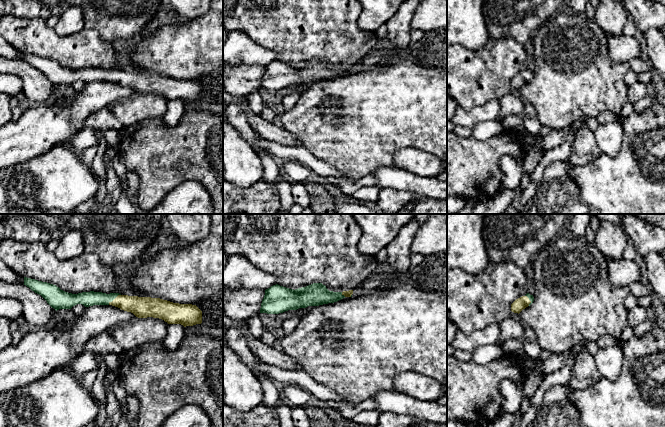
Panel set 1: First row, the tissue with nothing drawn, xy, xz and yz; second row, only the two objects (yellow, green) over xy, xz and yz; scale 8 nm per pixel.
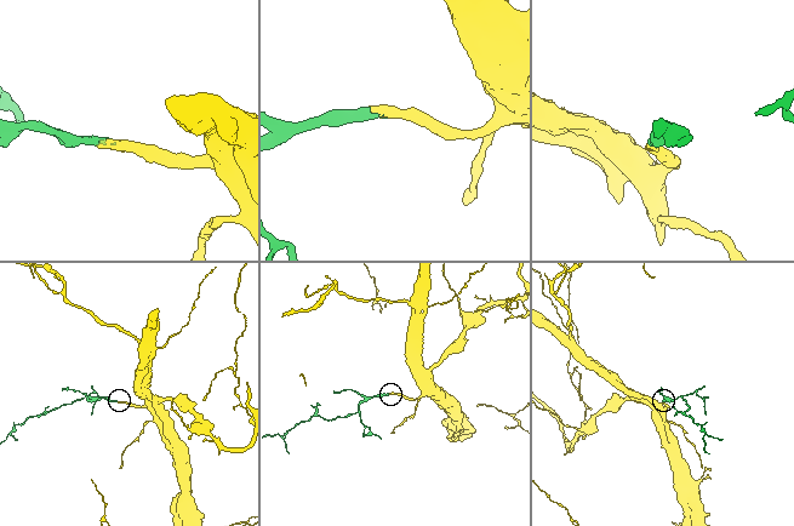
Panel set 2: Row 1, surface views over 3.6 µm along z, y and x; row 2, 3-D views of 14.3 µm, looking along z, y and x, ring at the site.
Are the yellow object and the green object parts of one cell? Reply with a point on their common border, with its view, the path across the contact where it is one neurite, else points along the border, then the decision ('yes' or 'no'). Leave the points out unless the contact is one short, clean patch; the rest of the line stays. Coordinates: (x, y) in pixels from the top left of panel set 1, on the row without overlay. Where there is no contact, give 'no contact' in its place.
xy (115, 74) | across xy (142, 83), (119, 77), (115, 74), (91, 74) | yes

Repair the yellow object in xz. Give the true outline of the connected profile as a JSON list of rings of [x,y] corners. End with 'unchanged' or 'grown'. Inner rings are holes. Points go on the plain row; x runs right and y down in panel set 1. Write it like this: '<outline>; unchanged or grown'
[[[313,59],[298,65],[289,65],[278,60],[265,66],[260,89],[279,90],[308,82],[319,82],[352,73],[353,66],[329,67],[322,59]]]; grown

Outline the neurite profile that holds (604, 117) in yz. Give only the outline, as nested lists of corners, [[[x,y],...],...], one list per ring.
[[[604,111],[601,112],[598,116],[597,116],[597,121],[599,124],[604,124],[604,123],[608,123],[608,122],[612,122],[612,121],[616,121],[617,117],[615,114],[609,112],[609,111]]]

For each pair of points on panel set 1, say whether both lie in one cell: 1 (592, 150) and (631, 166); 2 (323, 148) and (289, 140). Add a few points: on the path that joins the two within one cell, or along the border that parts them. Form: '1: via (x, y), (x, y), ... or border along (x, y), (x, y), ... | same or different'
1: border along (601, 153), (580, 166) | different
2: border along (283, 128), (292, 132), (302, 145) | different

